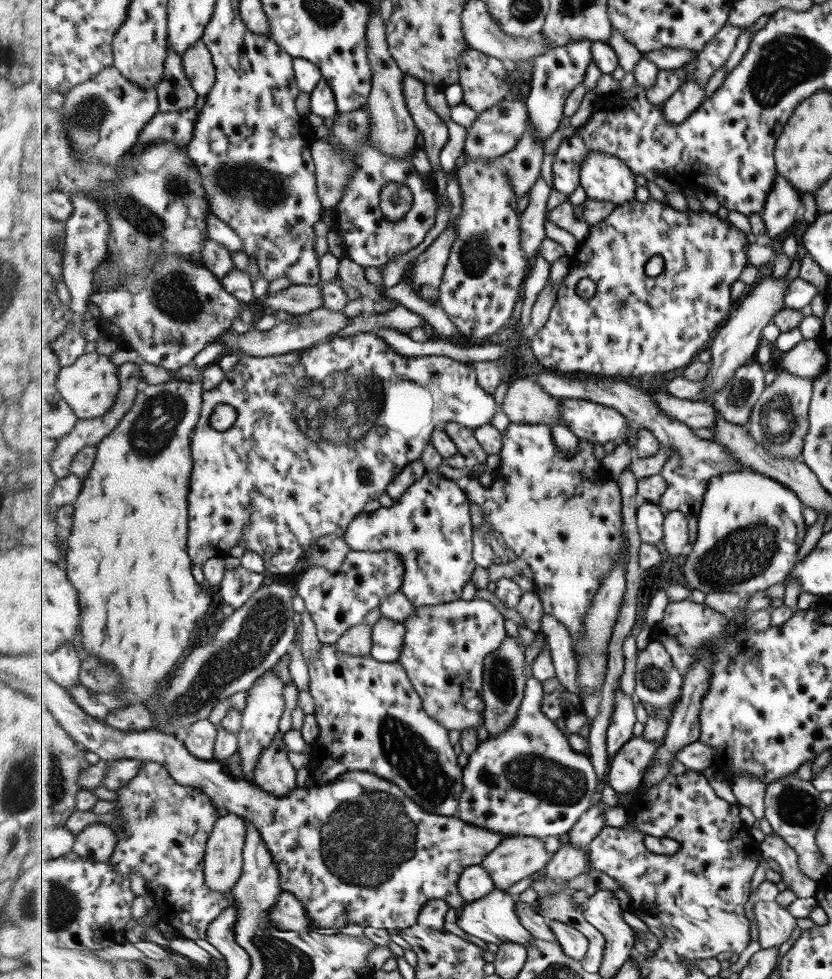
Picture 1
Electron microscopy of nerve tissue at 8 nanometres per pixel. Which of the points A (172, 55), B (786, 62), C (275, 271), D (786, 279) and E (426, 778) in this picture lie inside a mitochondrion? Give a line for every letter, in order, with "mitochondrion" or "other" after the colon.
A: other
B: mitochondrion
C: other
D: other
E: mitochondrion

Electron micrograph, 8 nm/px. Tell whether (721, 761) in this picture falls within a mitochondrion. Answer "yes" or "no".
no

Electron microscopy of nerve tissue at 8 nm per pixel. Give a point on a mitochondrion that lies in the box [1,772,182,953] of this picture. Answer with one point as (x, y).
(58, 905)

